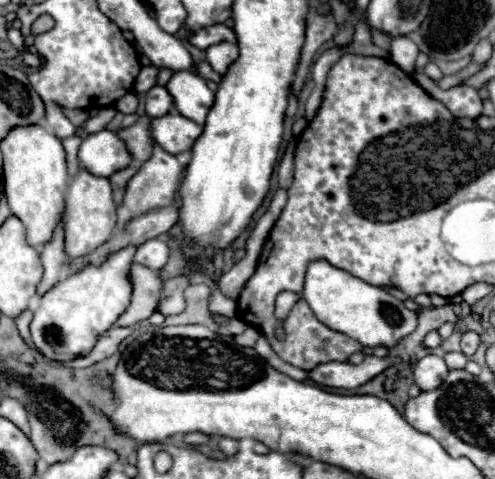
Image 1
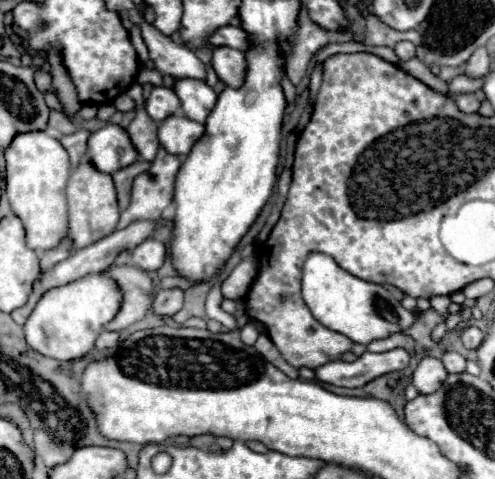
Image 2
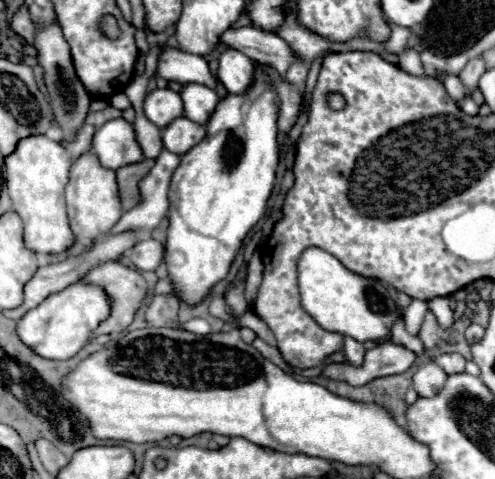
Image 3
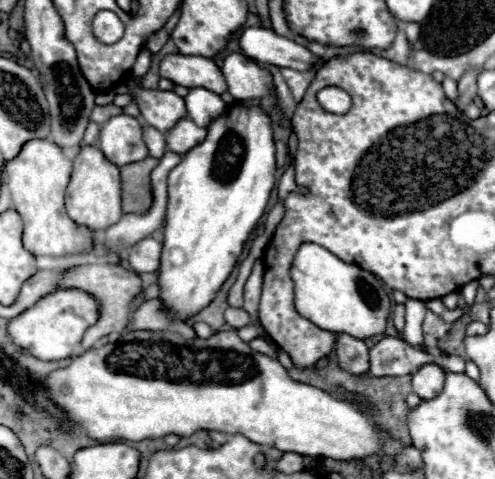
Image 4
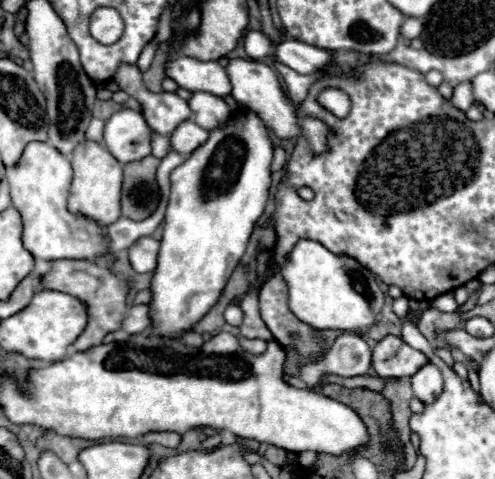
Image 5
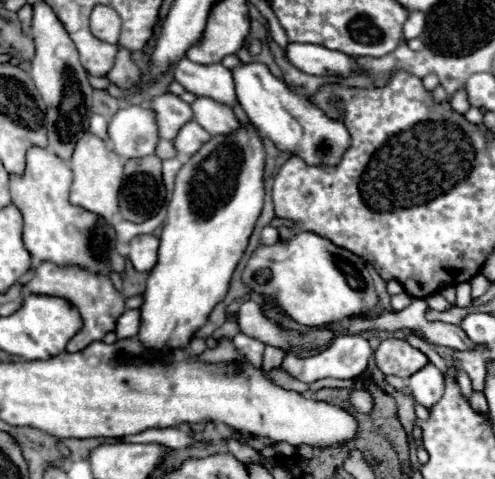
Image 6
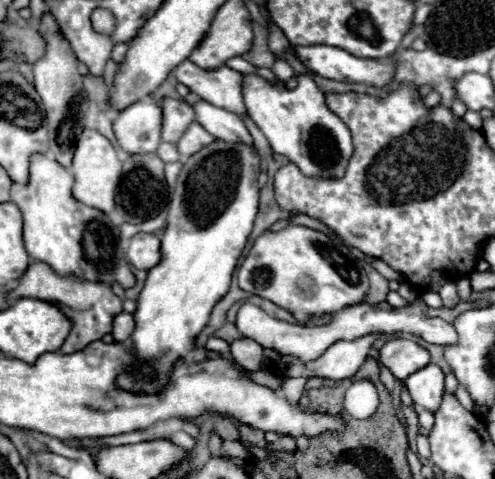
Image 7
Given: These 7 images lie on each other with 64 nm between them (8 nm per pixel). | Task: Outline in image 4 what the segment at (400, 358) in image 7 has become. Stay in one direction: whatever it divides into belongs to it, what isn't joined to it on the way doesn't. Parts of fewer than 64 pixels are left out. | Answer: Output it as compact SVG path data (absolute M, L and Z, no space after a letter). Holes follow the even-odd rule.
M384 336L370 350L372 376L406 376L414 374L420 366L434 362L432 354L406 344L398 336Z

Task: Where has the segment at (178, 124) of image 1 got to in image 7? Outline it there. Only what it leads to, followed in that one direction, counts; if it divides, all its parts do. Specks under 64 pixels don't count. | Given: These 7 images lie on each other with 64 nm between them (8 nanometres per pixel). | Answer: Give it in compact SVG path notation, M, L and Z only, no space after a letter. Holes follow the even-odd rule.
M192 122L190 128L184 132L184 136L180 138L180 142L178 142L176 146L178 146L178 152L180 152L184 158L188 158L188 156L196 154L198 150L202 150L204 146L212 144L214 140L216 140L216 138L214 138L210 132L206 132L198 122Z

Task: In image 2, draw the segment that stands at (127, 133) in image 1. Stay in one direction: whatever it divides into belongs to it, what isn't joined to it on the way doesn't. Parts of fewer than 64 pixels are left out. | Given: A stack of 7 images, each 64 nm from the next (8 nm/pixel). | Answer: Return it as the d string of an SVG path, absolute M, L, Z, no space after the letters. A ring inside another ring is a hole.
M132 84L127 94L136 103L135 118L128 126L128 134L132 138L132 144L140 152L142 160L152 160L160 148L158 142L158 124L146 114L143 98L143 87L139 84Z

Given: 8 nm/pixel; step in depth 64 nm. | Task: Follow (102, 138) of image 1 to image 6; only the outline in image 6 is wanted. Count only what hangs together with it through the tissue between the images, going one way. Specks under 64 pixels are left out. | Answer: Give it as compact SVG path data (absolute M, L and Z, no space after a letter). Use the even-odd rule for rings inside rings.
M130 104L114 114L108 124L112 148L124 158L154 154L158 144L158 124L152 108Z

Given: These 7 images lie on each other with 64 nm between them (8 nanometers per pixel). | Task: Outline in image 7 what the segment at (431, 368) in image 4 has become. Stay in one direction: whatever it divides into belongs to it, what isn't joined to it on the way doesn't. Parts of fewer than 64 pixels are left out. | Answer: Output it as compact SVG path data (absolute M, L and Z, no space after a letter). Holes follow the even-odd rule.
M428 364L422 370L410 374L404 384L414 404L428 412L436 412L440 408L444 396L444 372L436 364Z

